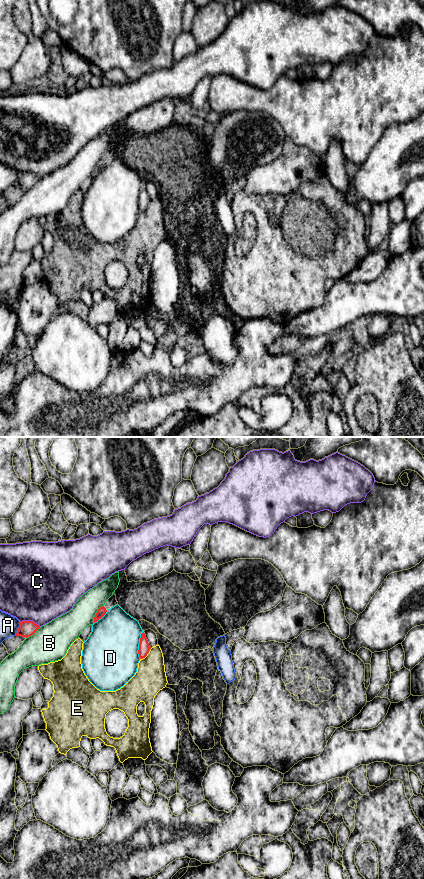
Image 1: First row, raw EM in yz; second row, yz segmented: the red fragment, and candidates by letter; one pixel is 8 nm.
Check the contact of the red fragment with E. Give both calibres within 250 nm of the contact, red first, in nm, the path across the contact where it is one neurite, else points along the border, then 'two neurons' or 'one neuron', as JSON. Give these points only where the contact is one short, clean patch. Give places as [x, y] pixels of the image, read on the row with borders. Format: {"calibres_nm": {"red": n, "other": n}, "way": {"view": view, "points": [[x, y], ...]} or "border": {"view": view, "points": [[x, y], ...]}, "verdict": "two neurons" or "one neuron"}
{"calibres_nm": {"red": 90, "other": 240}, "border": {"view": "yz", "points": [[151, 648], [140, 659]]}, "verdict": "two neurons"}

